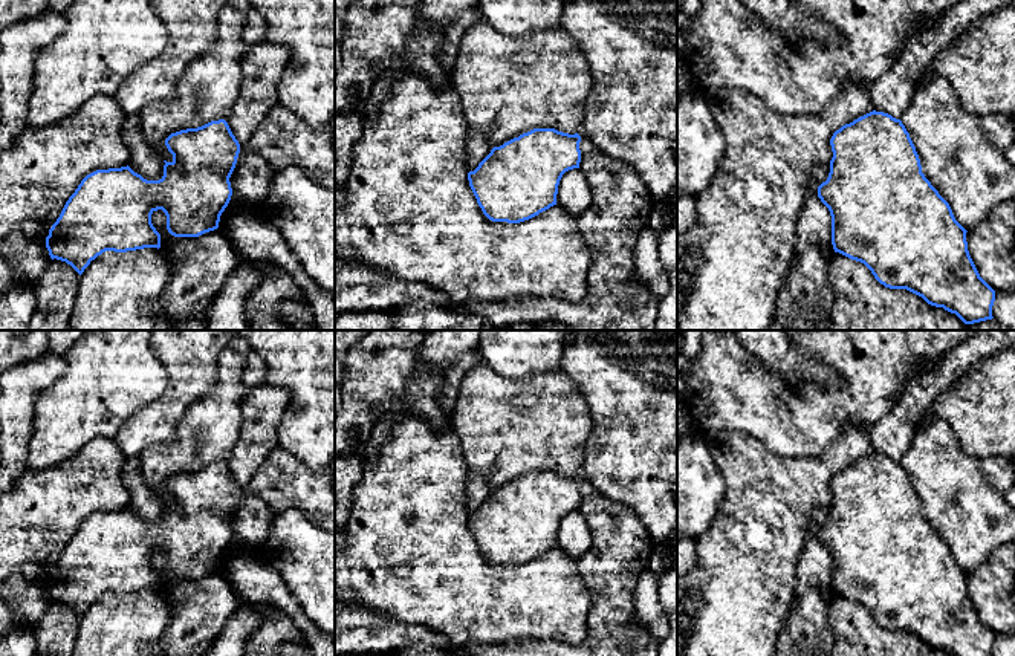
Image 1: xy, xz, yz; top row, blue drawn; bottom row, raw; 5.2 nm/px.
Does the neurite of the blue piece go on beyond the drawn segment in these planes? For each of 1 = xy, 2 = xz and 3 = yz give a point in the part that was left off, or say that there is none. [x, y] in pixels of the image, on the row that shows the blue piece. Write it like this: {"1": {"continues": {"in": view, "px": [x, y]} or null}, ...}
{"1": {"continues": {"in": "xy", "px": [283, 139]}}, "2": {"continues": {"in": "xz", "px": [630, 46]}}, "3": {"continues": null}}

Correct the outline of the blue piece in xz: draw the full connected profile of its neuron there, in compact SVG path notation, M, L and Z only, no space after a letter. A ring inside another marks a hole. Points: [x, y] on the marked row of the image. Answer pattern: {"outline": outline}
{"outline": "M567 0L561 17L561 28L567 31L579 52L587 60L590 75L593 78L593 86L584 110L584 121L575 135L563 133L555 128L533 128L523 133L500 147L494 147L478 167L468 173L469 187L477 199L477 203L483 214L492 222L520 223L556 205L558 185L563 174L569 170L579 168L579 142L582 138L593 141L607 156L628 164L645 182L653 200L663 199L677 188L677 161L673 158L673 144L677 139L677 0Z"}

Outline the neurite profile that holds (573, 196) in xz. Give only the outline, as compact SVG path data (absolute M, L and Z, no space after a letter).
M579 168L569 170L563 174L556 205L573 216L582 214L592 203L592 190Z

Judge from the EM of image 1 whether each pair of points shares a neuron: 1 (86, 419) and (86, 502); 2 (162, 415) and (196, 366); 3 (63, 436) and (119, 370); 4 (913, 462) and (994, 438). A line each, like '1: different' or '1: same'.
1: different
2: same
3: same
4: different

